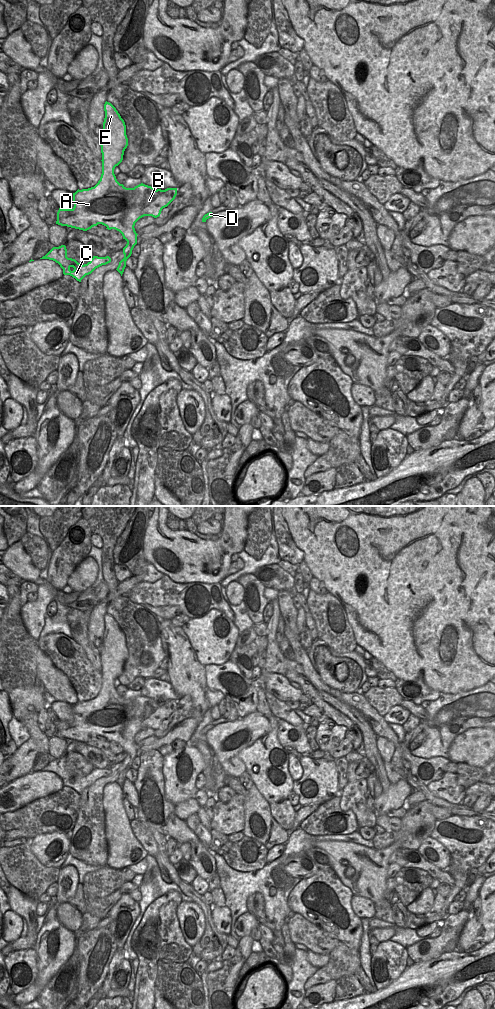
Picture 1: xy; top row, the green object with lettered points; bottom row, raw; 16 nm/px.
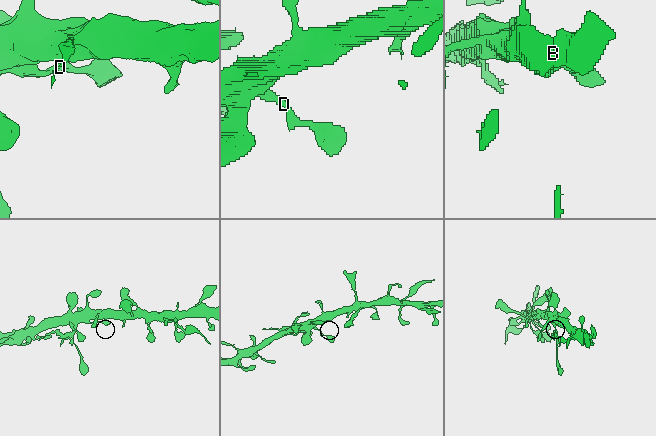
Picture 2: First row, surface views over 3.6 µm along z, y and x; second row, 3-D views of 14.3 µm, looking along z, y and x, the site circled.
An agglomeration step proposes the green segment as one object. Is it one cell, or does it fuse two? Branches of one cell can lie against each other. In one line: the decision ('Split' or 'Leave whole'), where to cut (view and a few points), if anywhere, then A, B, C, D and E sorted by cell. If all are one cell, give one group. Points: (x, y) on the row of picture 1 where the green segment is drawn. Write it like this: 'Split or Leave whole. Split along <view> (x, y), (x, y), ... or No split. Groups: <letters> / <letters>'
Split. Split along xy (126, 245), (133, 247). Groups: A B D E / C

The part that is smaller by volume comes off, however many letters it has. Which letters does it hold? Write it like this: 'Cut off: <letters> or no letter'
Cut off: C

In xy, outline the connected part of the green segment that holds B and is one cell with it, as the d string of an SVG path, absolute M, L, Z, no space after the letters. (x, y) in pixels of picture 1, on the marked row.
M109 102L104 104L105 118L103 122L103 137L100 141L102 153L102 174L98 183L91 188L77 190L73 193L72 209L60 209L57 212L56 224L87 231L98 224L106 226L108 230L119 231L127 245L137 244L135 223L144 216L157 218L163 208L167 207L176 197L177 188L157 189L143 183L134 188L126 188L120 184L114 174L114 169L122 160L128 146L126 125L116 108Z

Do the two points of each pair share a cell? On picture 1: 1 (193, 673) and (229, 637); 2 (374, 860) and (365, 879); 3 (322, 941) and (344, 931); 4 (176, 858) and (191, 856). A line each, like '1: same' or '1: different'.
1: different
2: same
3: different
4: different

